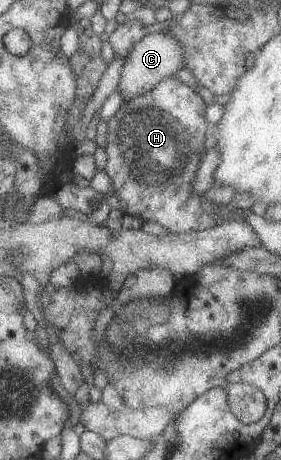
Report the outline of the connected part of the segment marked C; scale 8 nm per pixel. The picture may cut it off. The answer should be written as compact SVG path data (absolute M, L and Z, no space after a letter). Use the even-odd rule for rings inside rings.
M155 31L145 35L139 42L136 42L131 50L124 56L124 65L121 71L119 82L116 84L123 100L143 94L153 88L160 80L173 76L184 67L184 52L180 42L172 37L167 31Z

